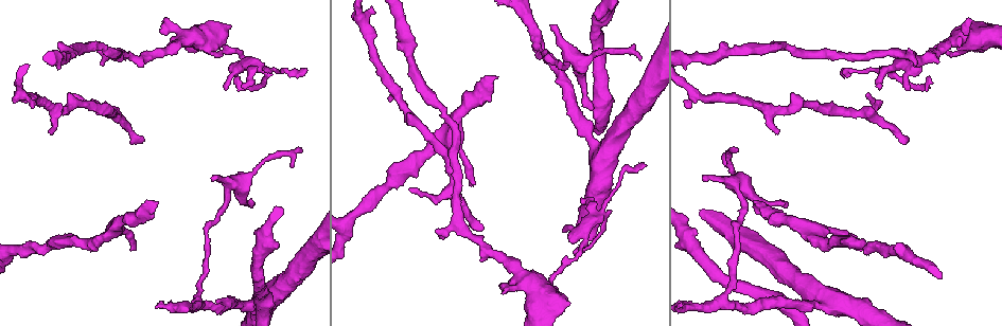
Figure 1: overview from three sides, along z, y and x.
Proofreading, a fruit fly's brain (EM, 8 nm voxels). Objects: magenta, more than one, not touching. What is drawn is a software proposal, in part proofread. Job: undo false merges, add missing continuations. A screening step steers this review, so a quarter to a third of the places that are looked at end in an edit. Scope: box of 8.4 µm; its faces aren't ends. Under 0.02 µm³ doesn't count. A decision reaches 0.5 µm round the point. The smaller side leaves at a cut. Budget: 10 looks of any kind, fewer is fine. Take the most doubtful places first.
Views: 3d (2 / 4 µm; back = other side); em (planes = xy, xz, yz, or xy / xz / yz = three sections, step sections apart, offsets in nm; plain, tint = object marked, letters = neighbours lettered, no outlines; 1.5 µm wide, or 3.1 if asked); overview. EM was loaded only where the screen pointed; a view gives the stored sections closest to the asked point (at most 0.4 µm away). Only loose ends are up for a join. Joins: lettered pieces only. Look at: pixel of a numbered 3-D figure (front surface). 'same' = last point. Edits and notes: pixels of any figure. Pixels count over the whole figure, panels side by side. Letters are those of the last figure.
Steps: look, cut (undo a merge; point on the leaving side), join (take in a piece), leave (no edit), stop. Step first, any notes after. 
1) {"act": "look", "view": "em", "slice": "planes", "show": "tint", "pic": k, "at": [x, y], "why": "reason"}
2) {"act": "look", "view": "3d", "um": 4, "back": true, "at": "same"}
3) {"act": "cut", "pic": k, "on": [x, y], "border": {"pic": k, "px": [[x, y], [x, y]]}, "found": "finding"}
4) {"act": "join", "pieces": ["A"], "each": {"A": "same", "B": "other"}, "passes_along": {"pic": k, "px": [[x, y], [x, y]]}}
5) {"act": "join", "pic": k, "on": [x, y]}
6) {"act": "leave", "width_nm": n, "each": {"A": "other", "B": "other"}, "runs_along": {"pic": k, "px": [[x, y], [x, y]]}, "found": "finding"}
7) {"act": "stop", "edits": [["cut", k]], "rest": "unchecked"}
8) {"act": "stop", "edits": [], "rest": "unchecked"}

{"act": "look", "view": "3d", "um": 4, "back": true, "pic": 1, "at": [563, 230], "why": "an open end"}

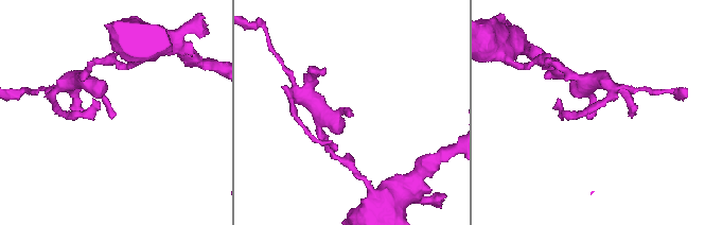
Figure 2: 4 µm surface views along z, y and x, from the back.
{"act": "look", "view": "em", "slice": "planes", "show": "letters", "pic": 2, "at": [588, 118]}

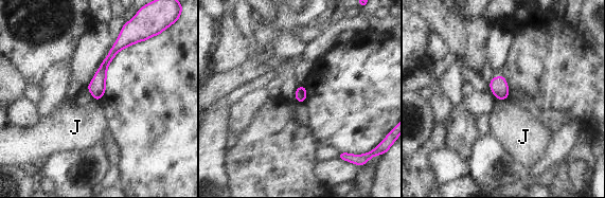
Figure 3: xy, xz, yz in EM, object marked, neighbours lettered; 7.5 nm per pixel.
{"act": "leave", "each": {"J": "other"}, "runs_along": {"pic": 3, "px": [[129, 42], [106, 61], [96, 96]]}, "found": "no lettered piece goes on from it"}

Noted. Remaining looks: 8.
{"act": "look", "view": "3d", "um": 2, "pic": 1, "at": [868, 95], "why": "tapers out"}

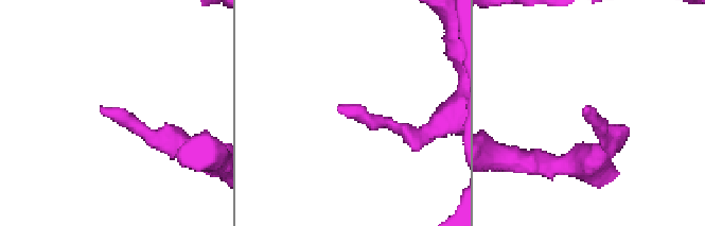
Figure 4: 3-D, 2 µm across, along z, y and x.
{"act": "look", "view": "em", "slice": "planes", "show": "plain", "pic": 4, "at": [584, 107], "why": "need the tissue"}

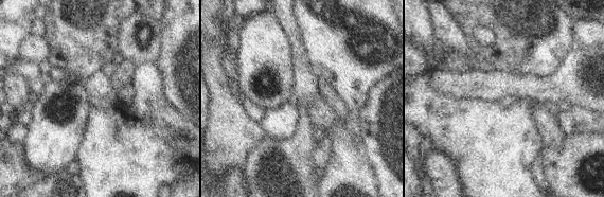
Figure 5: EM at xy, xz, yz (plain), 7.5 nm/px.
{"act": "look", "view": "em", "slice": "planes", "show": "letters", "at": "same"}

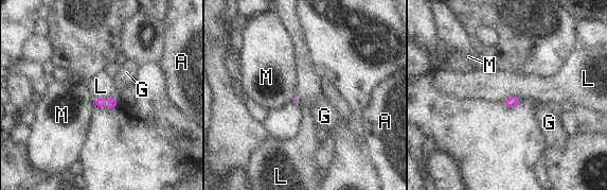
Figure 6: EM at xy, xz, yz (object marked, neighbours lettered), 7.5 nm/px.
{"act": "leave", "each": {"A": "other", "G": "other", "L": "other", "M": "other"}, "found": "none of them fits"}

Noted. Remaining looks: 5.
{"act": "look", "view": "3d", "um": 2, "pic": 1, "at": [969, 22], "why": "thick end"}

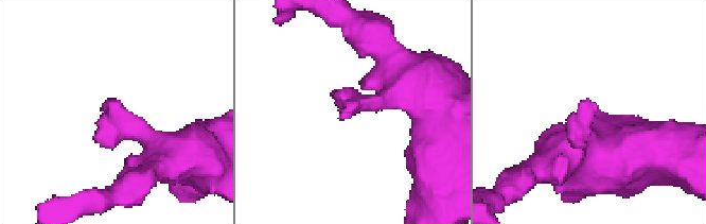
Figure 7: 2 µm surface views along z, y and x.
{"act": "look", "view": "em", "slice": "xy", "step": 4, "show": "letters", "pic": 7, "at": [102, 107]}

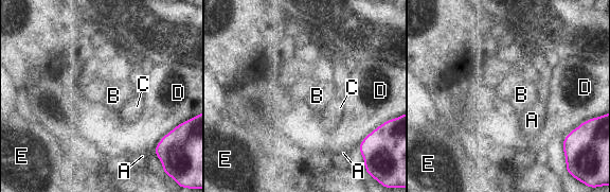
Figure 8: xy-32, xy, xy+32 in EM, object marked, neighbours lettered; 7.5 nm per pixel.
{"act": "look", "view": "em", "slice": "planes", "show": "letters", "at": "same", "why": "cut it another way"}

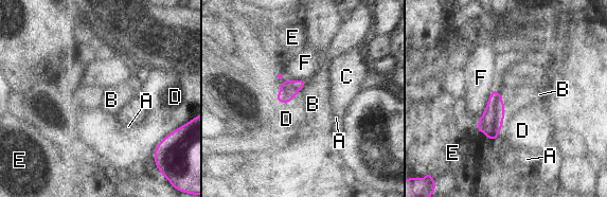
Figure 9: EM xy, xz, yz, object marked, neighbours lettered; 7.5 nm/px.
{"act": "leave", "each": {"A": "other", "B": "other", "C": "other", "D": "other", "E": "other", "F": "other"}, "found": "none of them fits"}

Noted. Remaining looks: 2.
{"act": "look", "view": "em", "slice": "planes", "show": "letters", "pic": 1, "at": [291, 166]}

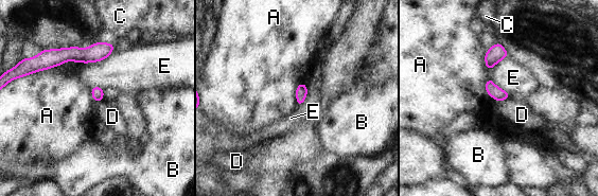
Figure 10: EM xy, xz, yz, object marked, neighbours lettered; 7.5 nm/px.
{"act": "leave", "width_nm": 90, "each": {"A": "other", "B": "other", "C": "other", "D": "other", "E": "other"}, "border": {"pic": 10, "px": [[76, 61], [64, 61], [22, 76]]}, "found": "none of them fits"}

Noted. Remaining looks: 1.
{"act": "stop", "edits": [], "rest": "unchecked"}

